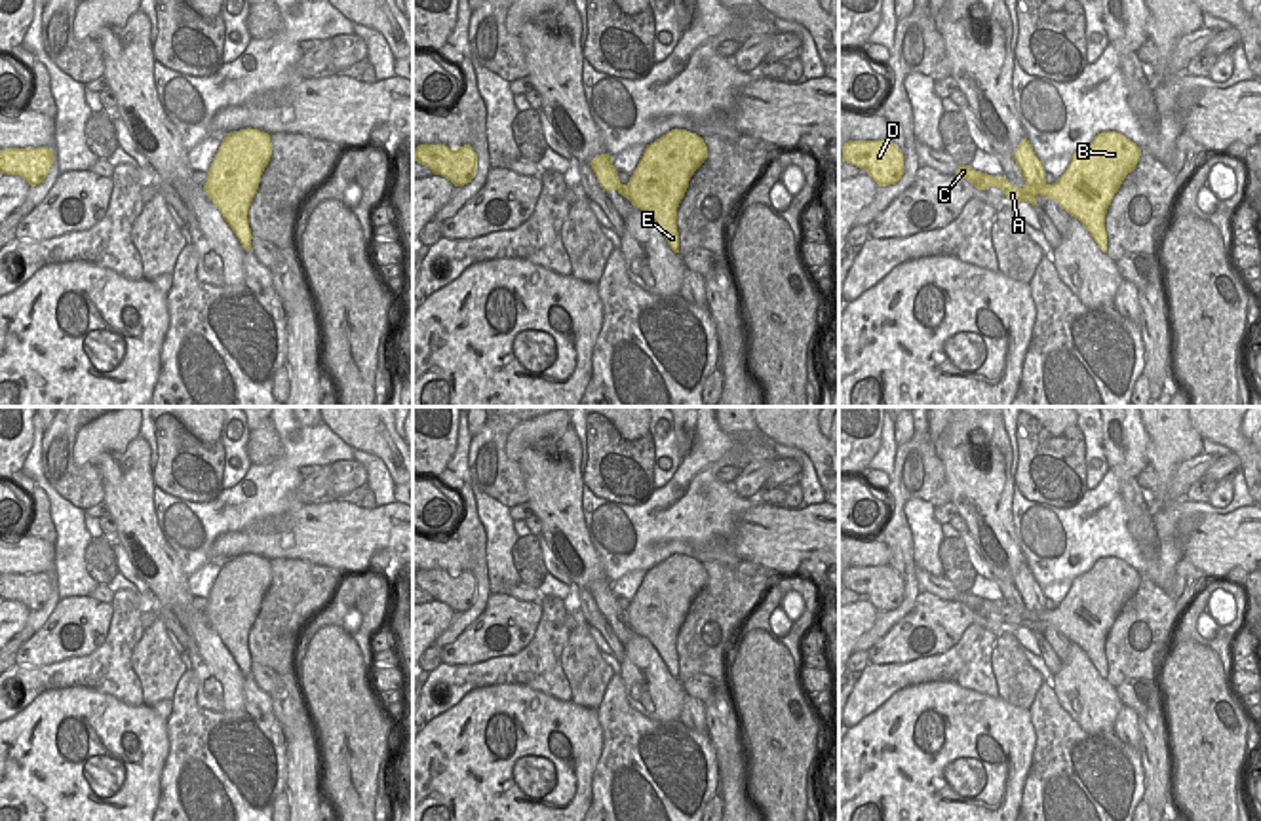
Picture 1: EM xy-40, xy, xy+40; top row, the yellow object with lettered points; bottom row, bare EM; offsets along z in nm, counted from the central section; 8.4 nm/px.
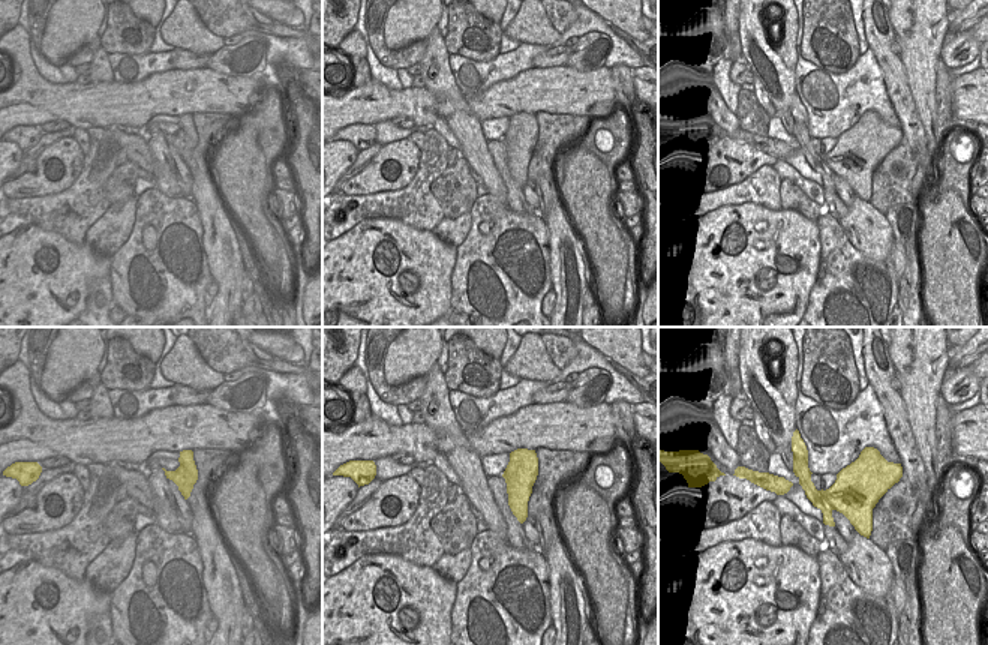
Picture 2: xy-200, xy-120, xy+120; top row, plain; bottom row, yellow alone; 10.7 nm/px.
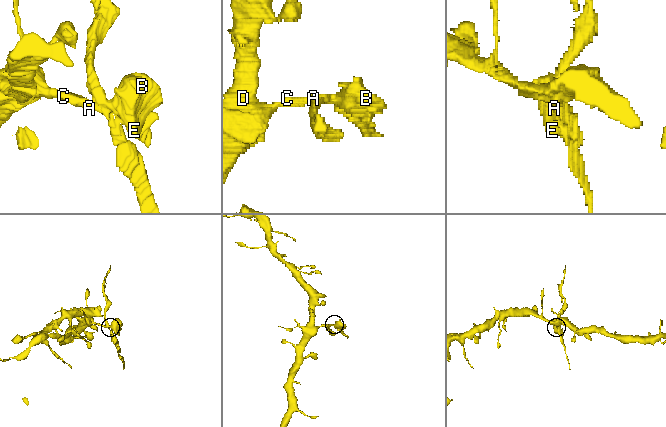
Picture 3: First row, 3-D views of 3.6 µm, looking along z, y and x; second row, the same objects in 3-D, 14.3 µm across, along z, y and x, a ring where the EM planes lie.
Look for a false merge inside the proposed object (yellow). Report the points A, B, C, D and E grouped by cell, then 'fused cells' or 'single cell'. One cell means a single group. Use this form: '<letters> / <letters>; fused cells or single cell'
A C D / B E; fused cells

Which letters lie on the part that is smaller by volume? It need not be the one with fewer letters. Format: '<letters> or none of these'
B, E

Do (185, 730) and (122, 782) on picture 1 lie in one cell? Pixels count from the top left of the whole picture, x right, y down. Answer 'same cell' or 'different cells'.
different cells

